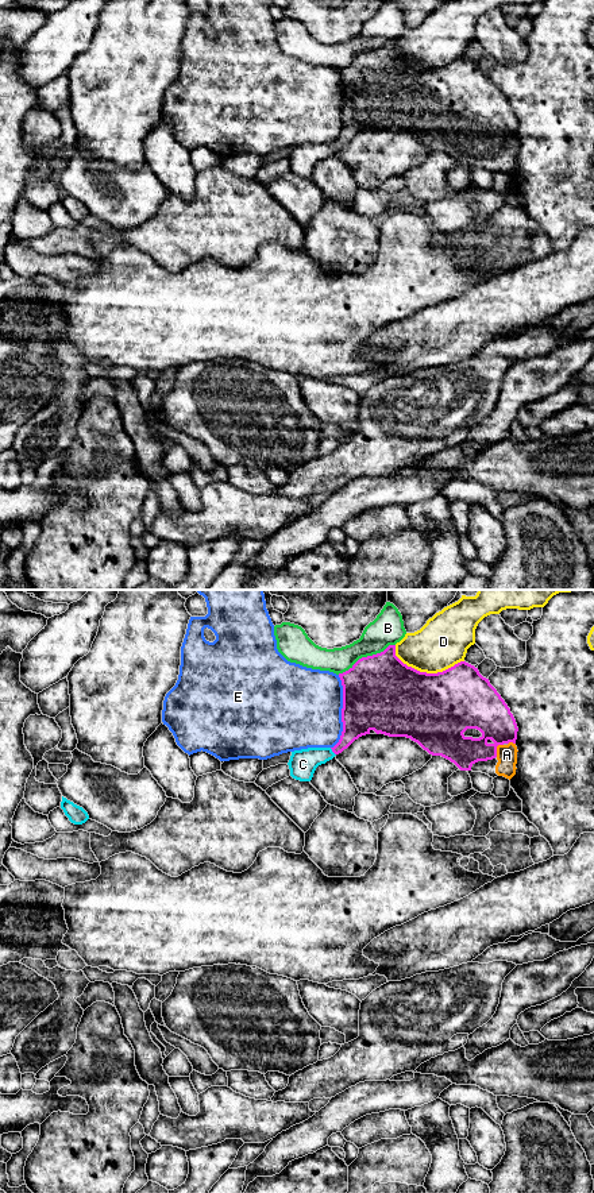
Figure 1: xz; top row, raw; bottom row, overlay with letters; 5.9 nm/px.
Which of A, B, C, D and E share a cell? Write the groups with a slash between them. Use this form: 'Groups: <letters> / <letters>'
Groups: A C / B / D / E

